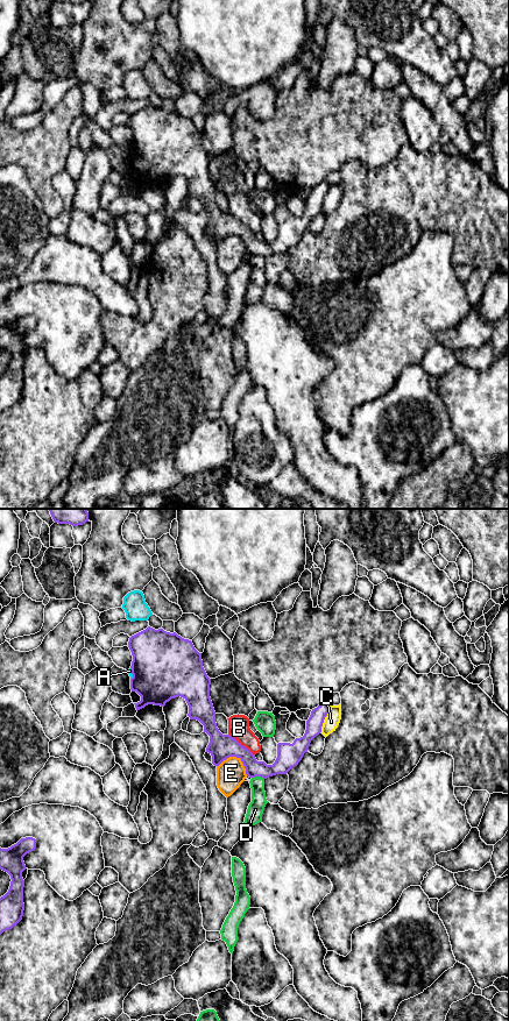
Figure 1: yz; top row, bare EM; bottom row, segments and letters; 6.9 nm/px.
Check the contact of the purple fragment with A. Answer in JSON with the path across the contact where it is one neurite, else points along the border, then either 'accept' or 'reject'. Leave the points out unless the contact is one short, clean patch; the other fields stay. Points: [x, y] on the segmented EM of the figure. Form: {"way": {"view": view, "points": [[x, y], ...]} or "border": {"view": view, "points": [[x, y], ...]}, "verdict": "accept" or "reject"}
{"border": {"view": "yz", "points": [[131, 667], [131, 679]]}, "verdict": "reject"}

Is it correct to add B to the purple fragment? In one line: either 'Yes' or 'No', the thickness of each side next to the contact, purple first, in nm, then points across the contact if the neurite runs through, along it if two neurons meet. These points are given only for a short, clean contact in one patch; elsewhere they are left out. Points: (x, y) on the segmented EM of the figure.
No. Thickness 180 nm (purple) against 140 nm. Boundary: yz (228, 734), (254, 754)

